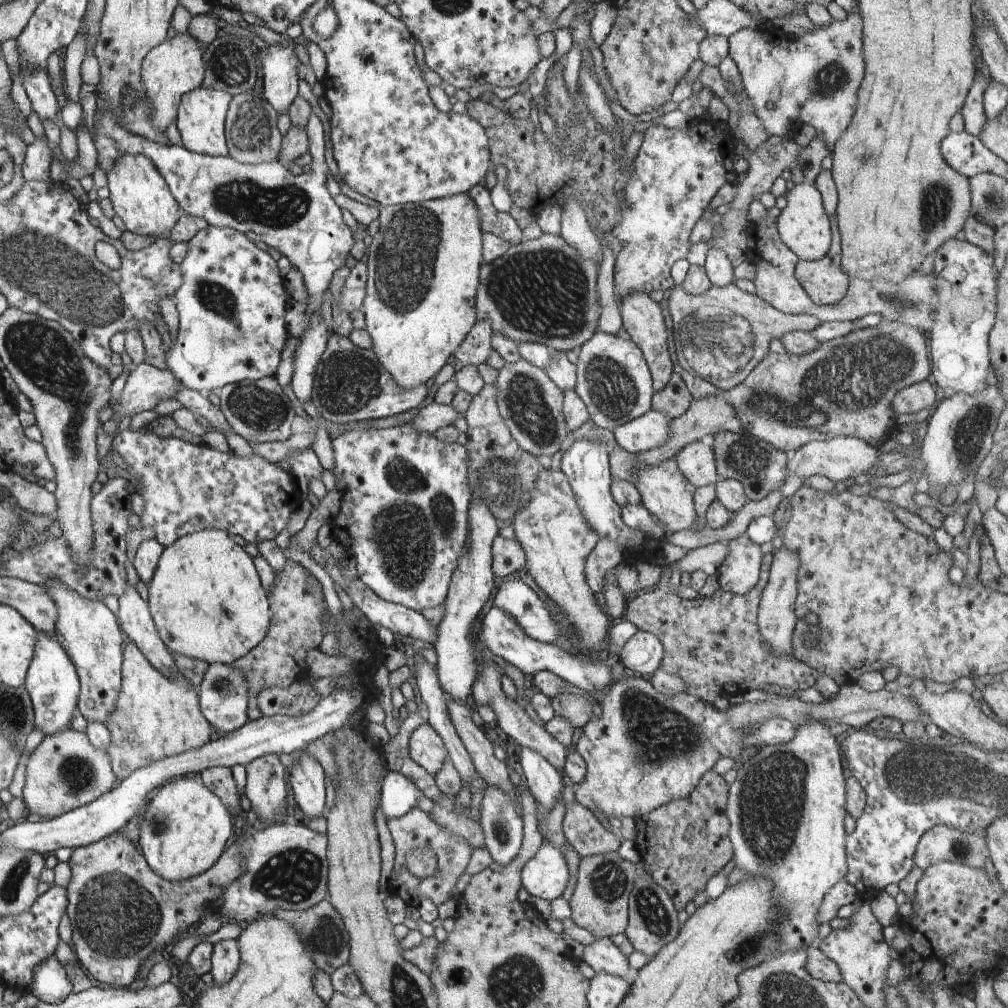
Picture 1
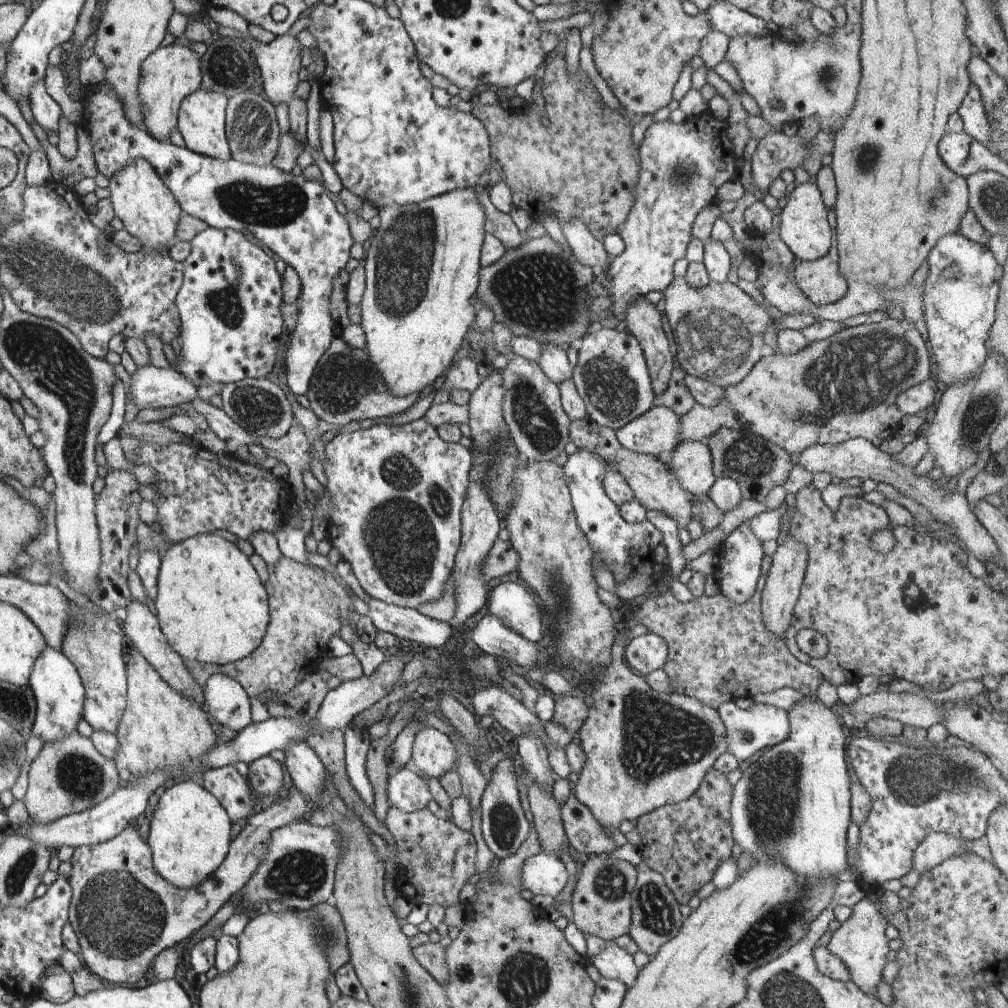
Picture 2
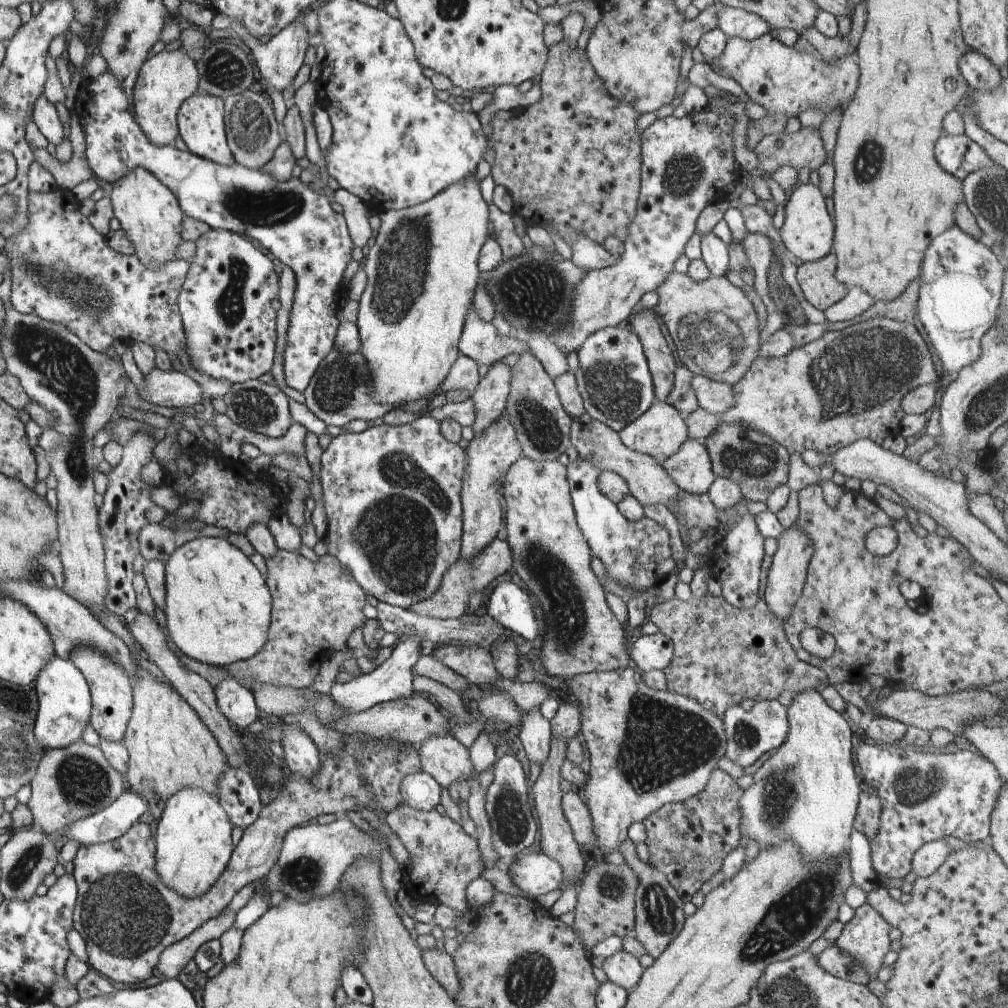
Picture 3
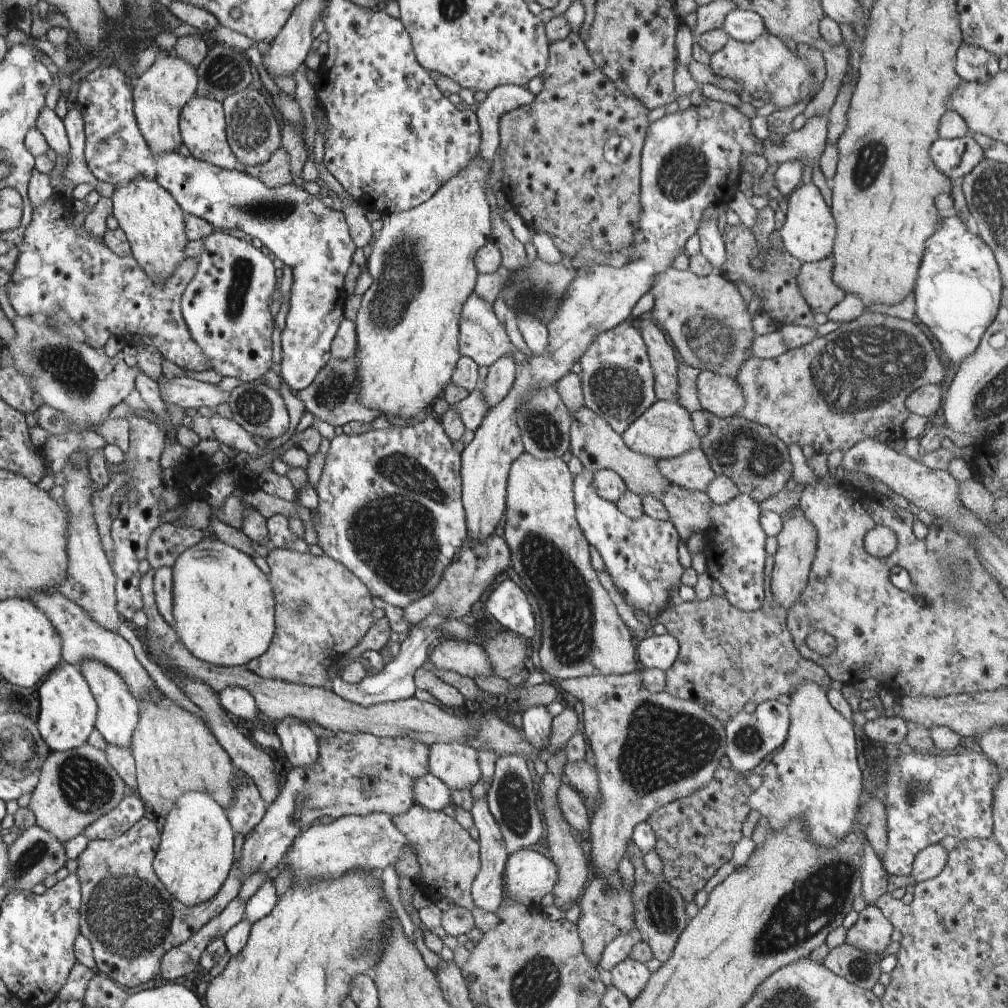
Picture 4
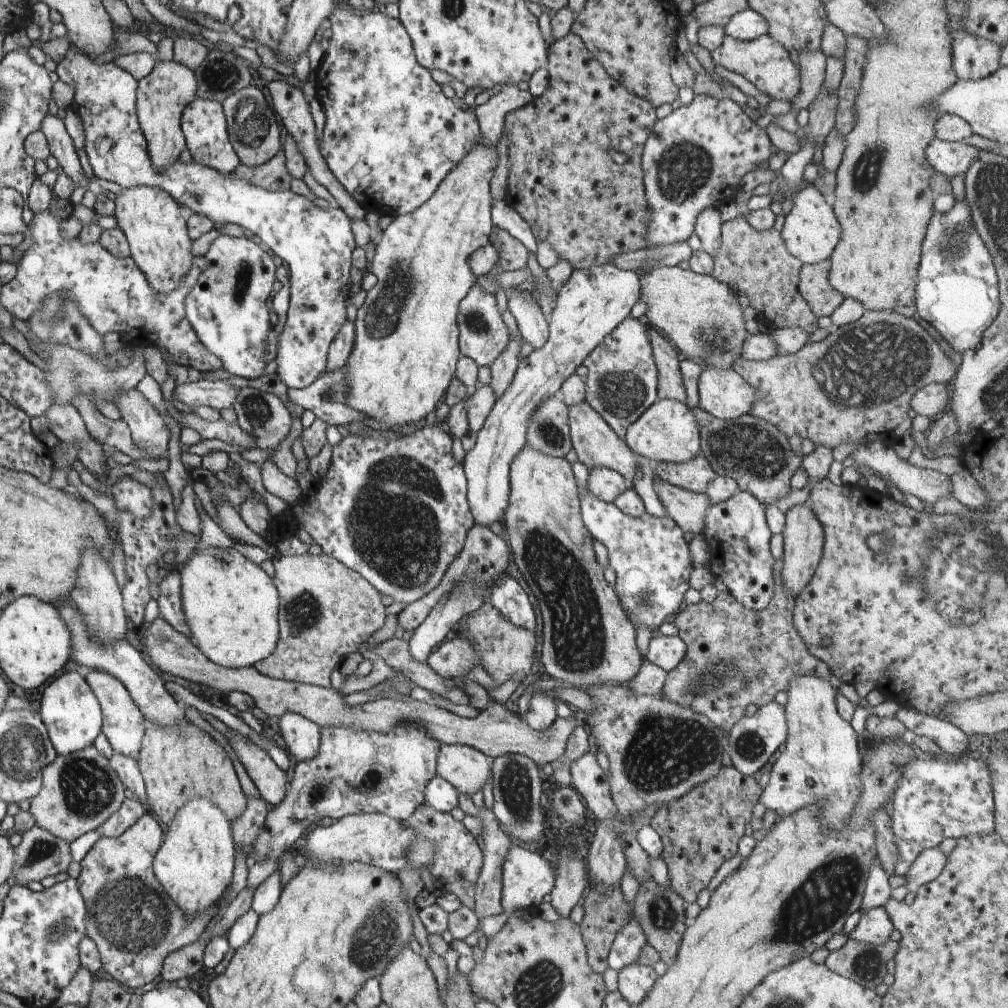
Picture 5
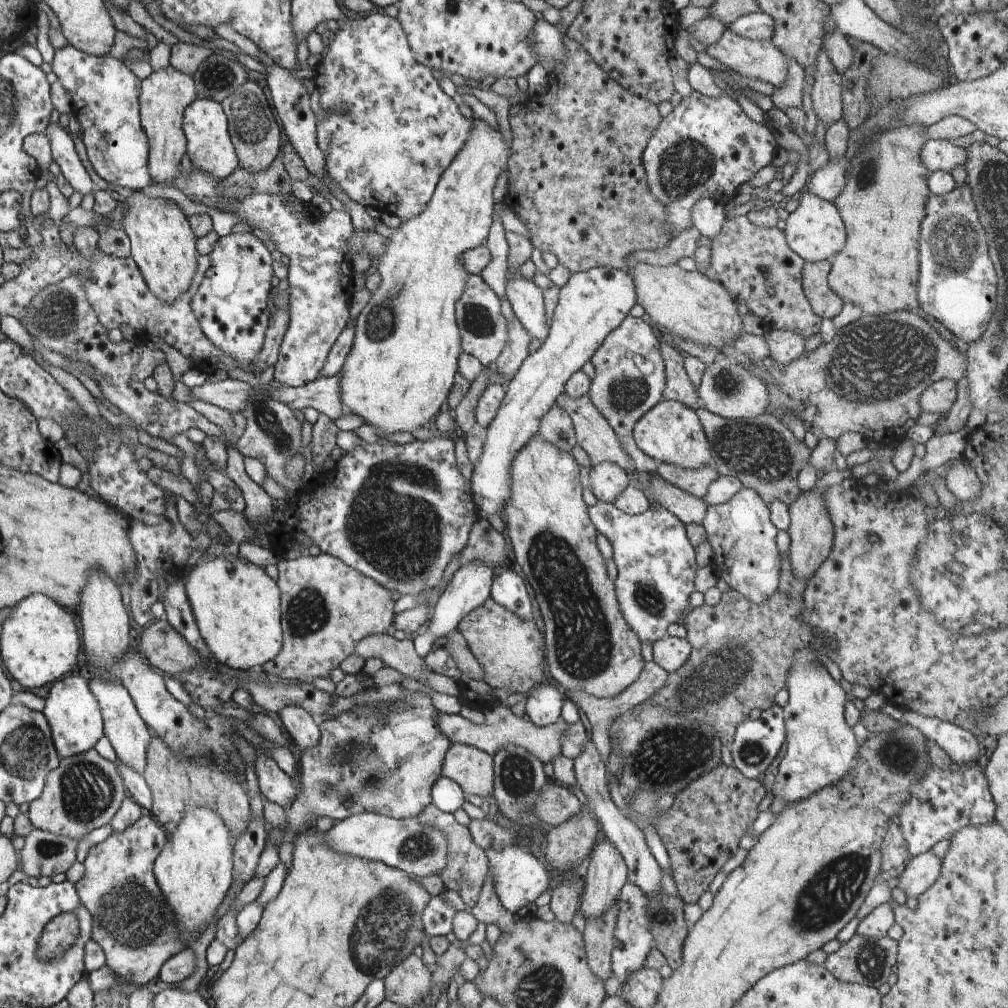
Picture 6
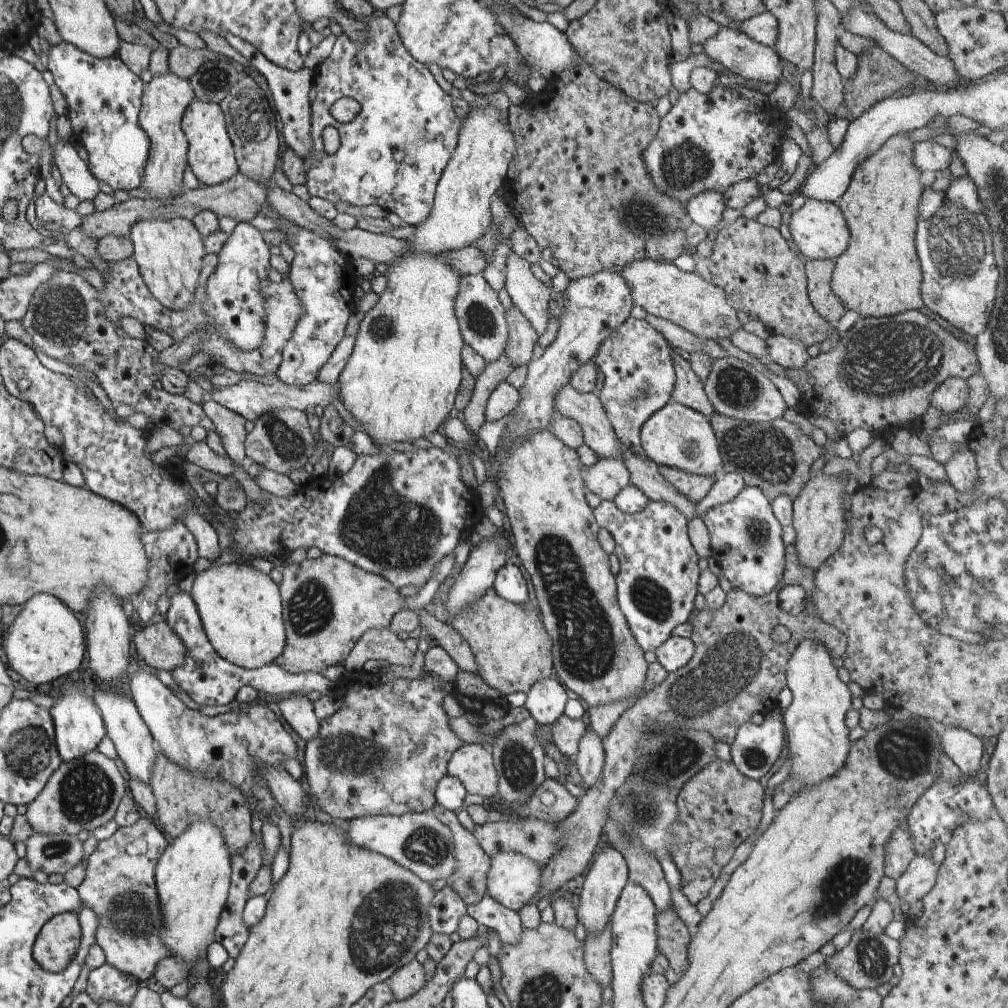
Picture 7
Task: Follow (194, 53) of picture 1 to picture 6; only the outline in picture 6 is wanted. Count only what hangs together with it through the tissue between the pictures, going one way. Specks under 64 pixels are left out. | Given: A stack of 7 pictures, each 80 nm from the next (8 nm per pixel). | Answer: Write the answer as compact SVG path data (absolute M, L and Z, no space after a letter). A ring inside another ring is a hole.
M168 65L168 68L152 71L143 80L143 90L140 95L142 125L150 142L149 172L152 184L170 186L180 176L182 156L187 153L187 137L183 124L183 115L187 107L197 99L194 79L179 69Z

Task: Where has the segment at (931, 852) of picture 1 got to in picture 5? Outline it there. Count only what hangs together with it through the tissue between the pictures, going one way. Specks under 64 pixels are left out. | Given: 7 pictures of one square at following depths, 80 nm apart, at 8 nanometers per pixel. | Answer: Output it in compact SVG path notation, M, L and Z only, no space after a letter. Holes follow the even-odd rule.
M938 848L922 851L905 872L908 890L916 892L921 886L933 881L944 868L947 857Z

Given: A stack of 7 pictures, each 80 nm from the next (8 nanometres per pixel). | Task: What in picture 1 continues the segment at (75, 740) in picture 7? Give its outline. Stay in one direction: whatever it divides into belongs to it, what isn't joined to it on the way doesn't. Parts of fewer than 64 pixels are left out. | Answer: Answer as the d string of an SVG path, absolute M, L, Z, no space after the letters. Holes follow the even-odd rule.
M39 633L34 658L27 670L25 687L33 702L36 729L41 730L45 736L52 736L64 728L70 728L75 718L81 686L76 667L54 636Z

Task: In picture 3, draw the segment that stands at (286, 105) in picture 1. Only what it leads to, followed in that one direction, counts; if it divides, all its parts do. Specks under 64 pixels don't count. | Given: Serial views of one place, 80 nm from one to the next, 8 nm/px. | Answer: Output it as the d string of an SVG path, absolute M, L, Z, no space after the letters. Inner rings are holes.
M310 9L300 15L294 23L288 24L278 35L272 37L267 44L263 44L260 40L251 36L246 30L246 27L242 26L238 20L228 18L228 16L224 16L224 14L215 14L212 19L211 28L232 29L238 34L241 40L244 38L243 44L249 49L251 57L254 59L253 62L255 66L258 67L260 79L264 79L264 88L272 86L276 90L283 92L286 86L294 80L294 76L298 74L300 66L304 64L304 54L306 54L306 50L308 50L308 32L306 32L306 28L302 22L304 14L308 12L310 12Z

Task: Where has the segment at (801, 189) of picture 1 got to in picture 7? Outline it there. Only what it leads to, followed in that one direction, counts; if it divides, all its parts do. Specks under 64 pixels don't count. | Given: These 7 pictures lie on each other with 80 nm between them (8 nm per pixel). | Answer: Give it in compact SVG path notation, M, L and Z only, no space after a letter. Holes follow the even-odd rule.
M806 199L805 204L791 214L789 230L796 246L812 259L835 261L849 245L850 231L838 203Z

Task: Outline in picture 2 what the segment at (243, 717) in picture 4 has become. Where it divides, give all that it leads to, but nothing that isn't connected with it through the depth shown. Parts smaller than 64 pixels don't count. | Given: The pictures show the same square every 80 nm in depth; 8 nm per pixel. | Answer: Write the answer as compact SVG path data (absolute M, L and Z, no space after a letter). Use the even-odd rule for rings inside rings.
M216 672L206 680L203 691L207 716L229 734L238 733L253 722L251 698L238 680Z

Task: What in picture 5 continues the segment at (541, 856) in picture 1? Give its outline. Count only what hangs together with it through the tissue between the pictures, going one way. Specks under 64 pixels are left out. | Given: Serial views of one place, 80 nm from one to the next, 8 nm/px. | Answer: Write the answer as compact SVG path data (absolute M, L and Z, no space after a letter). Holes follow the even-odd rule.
M511 844L503 858L501 872L501 905L504 914L510 916L518 909L539 905L546 894L551 894L556 877L554 865L544 860L540 854Z

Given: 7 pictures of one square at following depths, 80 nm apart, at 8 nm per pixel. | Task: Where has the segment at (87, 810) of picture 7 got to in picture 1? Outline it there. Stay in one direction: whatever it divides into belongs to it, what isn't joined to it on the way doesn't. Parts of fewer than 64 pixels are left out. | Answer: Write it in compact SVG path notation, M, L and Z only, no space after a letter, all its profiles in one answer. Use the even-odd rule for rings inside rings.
M68 728L55 735L45 736L27 764L23 801L31 818L59 817L111 791L117 778L110 762L108 753L97 749L85 732Z

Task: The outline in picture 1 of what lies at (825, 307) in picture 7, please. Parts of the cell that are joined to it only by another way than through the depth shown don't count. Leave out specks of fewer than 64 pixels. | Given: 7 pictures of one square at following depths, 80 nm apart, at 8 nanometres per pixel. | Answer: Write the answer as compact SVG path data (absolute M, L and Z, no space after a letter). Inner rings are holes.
M836 213L829 216L831 241L829 251L818 260L799 259L795 277L802 288L817 305L831 305L846 296L850 276L843 271L841 259L841 236Z

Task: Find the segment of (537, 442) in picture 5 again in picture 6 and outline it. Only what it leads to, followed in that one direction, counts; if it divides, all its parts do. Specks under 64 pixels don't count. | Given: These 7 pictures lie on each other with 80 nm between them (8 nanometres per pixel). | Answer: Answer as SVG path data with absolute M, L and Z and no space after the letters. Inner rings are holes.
M554 404L548 414L543 416L539 432L536 435L540 435L544 440L566 452L571 452L577 444L573 420L557 404Z

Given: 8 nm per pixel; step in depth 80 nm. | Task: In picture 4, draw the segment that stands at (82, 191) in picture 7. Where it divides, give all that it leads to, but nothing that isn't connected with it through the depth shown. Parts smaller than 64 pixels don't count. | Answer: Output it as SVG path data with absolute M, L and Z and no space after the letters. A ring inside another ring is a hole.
M45 105L36 120L36 128L42 132L48 147L52 148L57 156L70 157L70 144L63 120L56 115L55 110Z

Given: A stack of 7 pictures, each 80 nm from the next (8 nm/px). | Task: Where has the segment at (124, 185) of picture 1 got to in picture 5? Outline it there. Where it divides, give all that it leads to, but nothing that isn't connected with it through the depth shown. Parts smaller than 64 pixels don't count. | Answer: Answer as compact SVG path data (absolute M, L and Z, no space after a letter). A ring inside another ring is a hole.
M146 185L122 189L114 202L114 217L129 242L132 260L139 265L157 293L175 291L192 268L194 257L191 251L194 241L188 238L186 220L180 214L178 204L163 189Z

